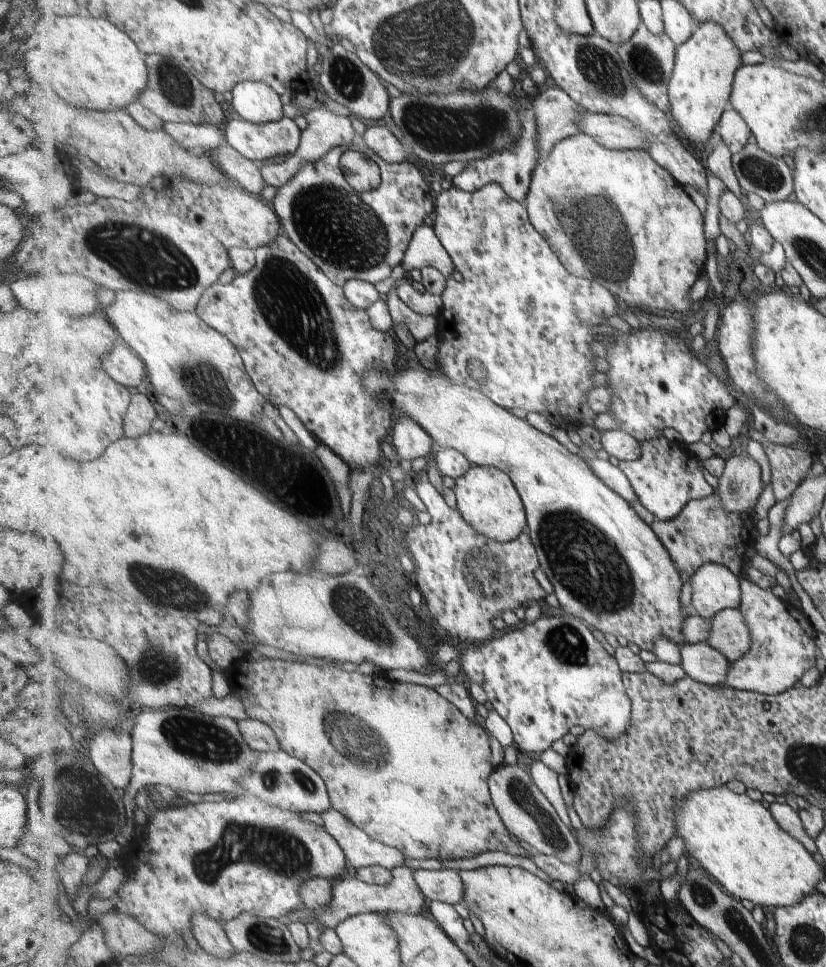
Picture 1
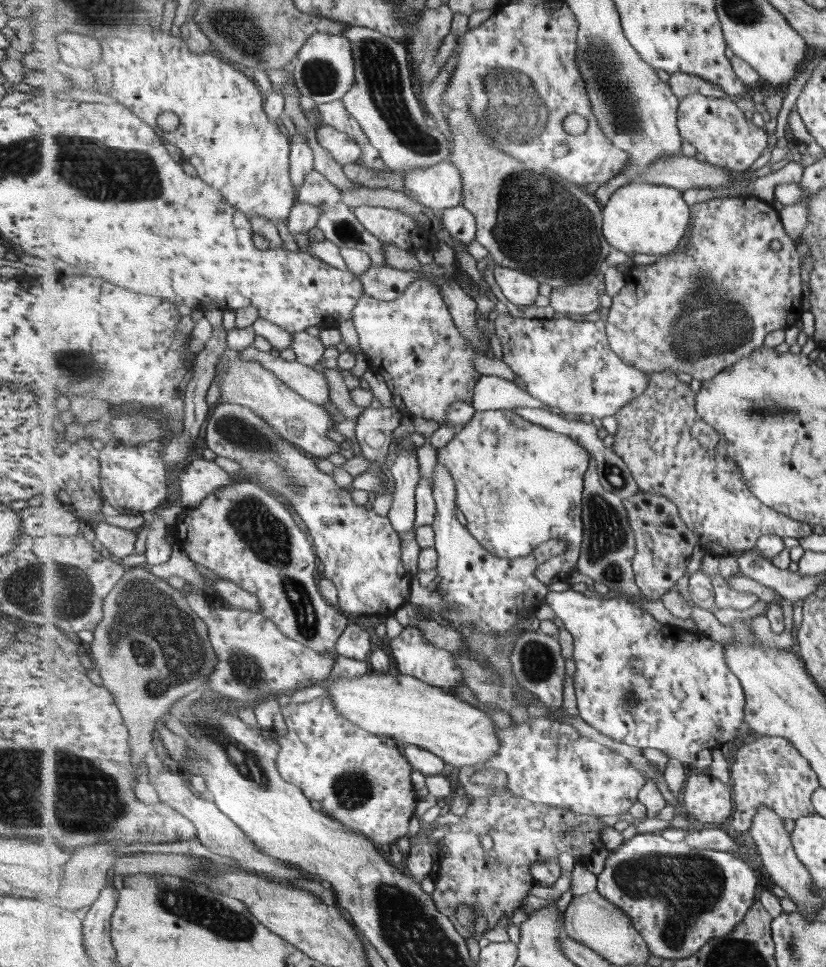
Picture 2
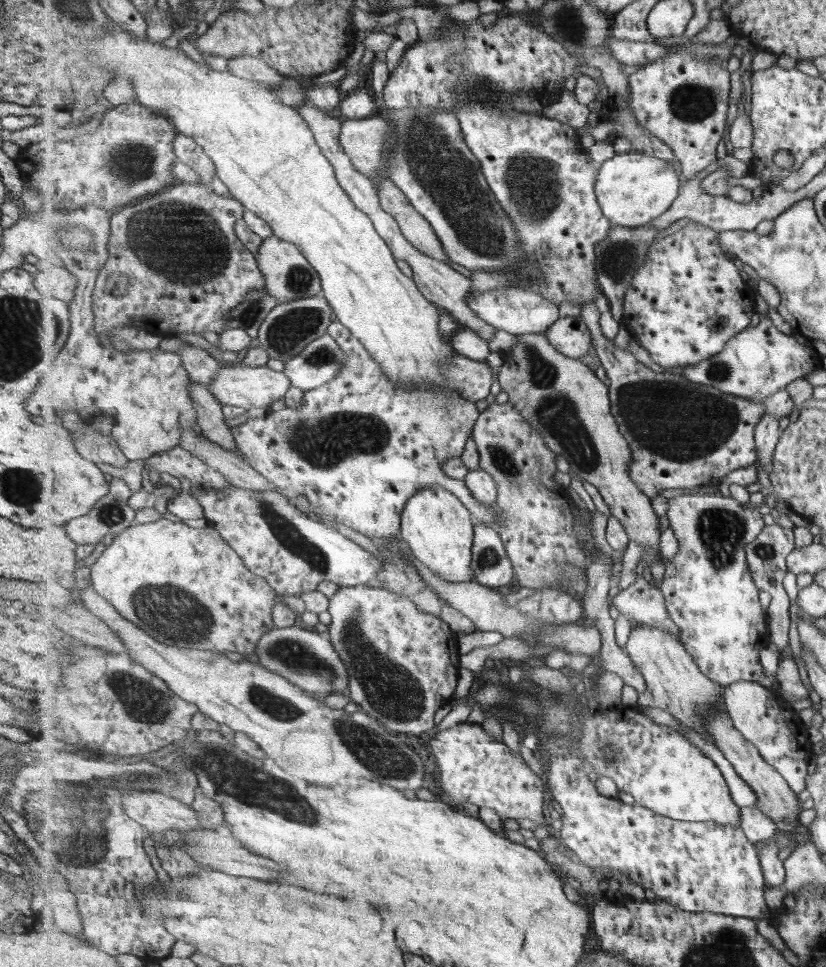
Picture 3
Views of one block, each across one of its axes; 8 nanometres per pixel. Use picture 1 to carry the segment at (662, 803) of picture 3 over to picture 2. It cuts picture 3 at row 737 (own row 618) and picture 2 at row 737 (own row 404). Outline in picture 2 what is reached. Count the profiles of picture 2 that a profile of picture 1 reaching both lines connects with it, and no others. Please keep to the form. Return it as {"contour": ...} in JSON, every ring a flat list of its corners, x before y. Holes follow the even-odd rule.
{"contour":[[370,672,357,678,332,678,327,688,329,698,334,702,336,709,345,718,362,726,376,735,393,737,401,745,406,743,419,745,442,757,455,770,463,766,475,766,485,763,498,755,502,742,498,737,497,724,489,714,479,710,441,687,427,684,426,681,415,676,399,674,393,676,388,673]]}

